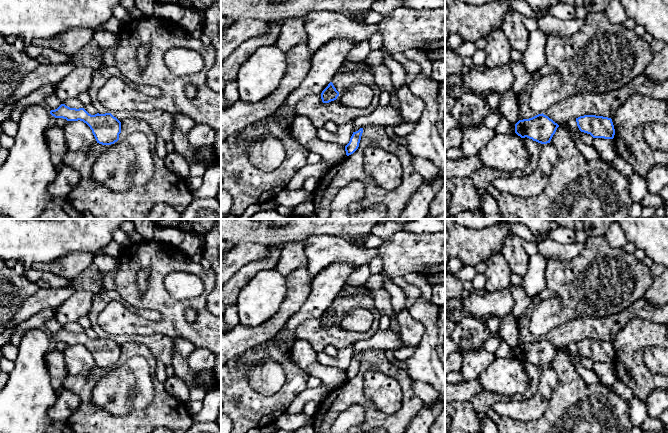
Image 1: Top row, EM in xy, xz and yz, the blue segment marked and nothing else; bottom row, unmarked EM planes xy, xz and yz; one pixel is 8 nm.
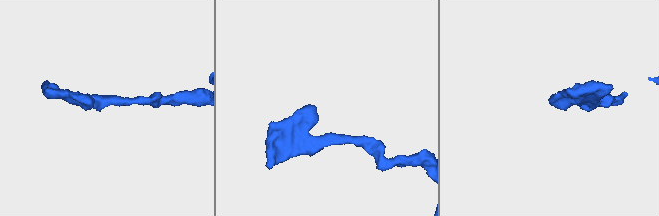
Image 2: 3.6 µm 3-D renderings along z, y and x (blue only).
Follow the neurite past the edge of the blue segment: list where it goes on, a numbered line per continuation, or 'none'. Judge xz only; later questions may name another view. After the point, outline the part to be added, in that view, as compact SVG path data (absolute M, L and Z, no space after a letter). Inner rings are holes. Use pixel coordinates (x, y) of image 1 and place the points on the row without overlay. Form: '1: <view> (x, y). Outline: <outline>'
none

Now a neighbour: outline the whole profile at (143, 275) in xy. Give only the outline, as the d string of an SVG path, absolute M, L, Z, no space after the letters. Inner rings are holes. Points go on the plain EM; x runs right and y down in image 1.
M142 269L137 274L136 285L141 293L148 288L149 276L150 271L148 269Z

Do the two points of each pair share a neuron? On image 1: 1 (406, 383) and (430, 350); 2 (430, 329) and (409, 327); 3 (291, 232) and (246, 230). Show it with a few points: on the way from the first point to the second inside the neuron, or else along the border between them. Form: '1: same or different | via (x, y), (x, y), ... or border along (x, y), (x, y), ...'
1: different | border along (406, 370), (413, 380)
2: different | border along (408, 311), (424, 326), (424, 334), (418, 345)
3: same | via (280, 232), (257, 231)

